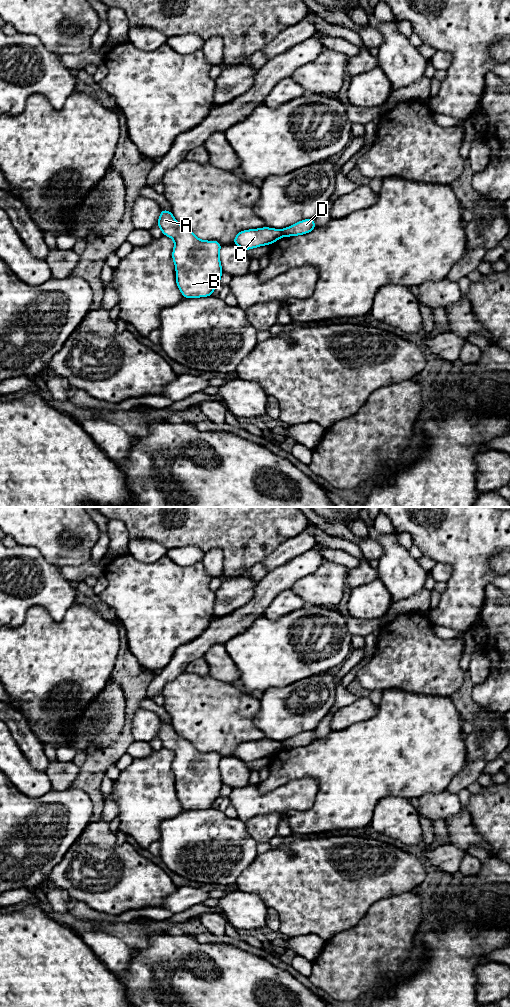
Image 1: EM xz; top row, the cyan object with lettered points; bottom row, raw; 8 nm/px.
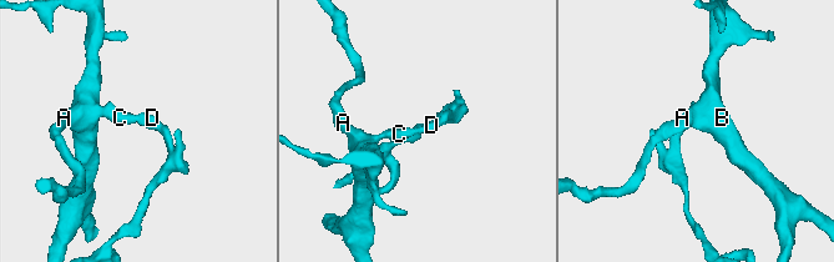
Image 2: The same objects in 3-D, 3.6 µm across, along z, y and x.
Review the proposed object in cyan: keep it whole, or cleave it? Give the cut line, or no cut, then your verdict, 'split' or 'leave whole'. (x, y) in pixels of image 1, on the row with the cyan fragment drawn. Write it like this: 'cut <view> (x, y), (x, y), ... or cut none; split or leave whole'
cut xz (281, 230), (283, 235); split

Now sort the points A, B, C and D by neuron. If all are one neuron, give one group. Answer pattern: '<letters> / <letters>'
A B C / D

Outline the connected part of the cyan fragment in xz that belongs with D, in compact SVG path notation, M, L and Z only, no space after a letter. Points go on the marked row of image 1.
M305 219L290 227L282 229L283 236L302 235L311 232L316 227L314 219Z

